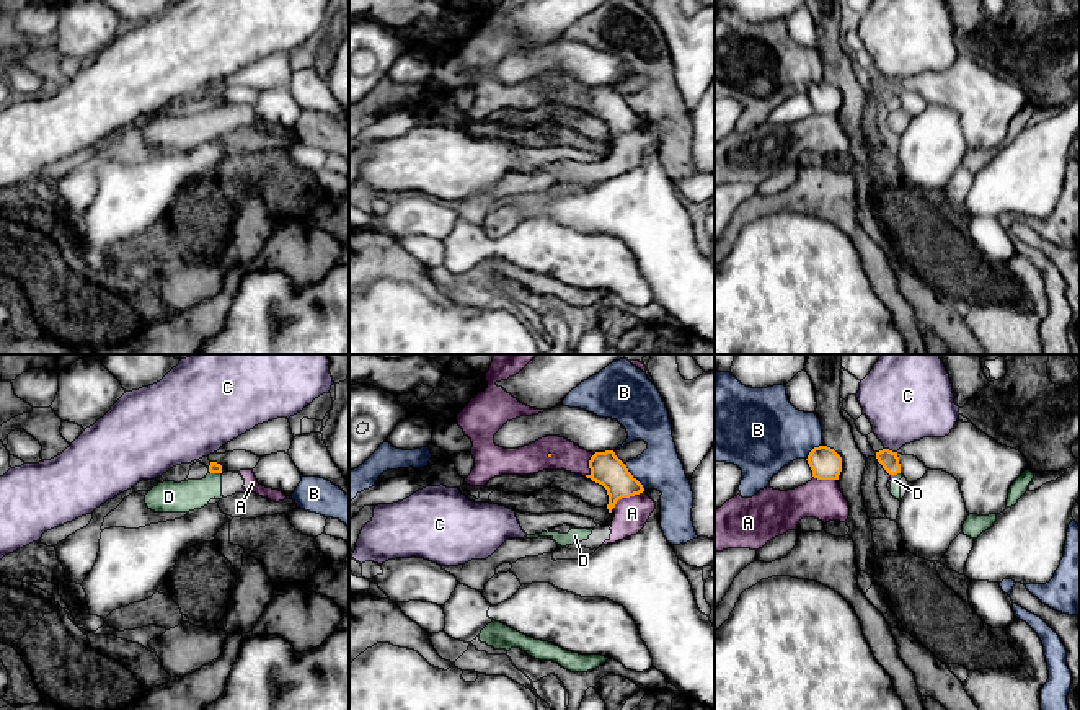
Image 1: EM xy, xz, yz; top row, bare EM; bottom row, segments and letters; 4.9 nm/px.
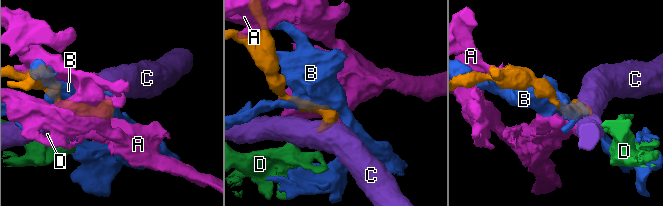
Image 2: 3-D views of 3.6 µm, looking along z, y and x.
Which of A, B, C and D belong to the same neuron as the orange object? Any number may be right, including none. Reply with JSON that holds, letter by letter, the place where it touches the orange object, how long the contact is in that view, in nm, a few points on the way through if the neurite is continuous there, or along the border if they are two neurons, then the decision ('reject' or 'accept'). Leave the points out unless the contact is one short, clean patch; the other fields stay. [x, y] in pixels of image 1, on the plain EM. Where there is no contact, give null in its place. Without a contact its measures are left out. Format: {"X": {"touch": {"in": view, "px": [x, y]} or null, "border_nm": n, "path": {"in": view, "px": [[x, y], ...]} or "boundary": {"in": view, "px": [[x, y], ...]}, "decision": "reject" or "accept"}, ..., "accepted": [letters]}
{"A": {"touch": {"in": "xz", "px": [627, 131]}, "border_nm": 180, "decision": "accept"}, "B": {"touch": {"in": "xz", "px": [632, 111]}, "border_nm": 170, "decision": "reject"}, "C": {"touch": {"in": "yz", "px": [891, 85]}, "border_nm": 70, "decision": "reject"}, "D": {"touch": {"in": "yz", "px": [894, 108]}, "border_nm": 50, "path": {"in": "yz", "px": [[889, 95], [894, 108], [894, 115]]}, "decision": "accept"}, "accepted": ["A", "D"]}

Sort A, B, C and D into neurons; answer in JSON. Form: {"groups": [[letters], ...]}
{"groups": [["A", "D"], ["B"], ["C"]]}

